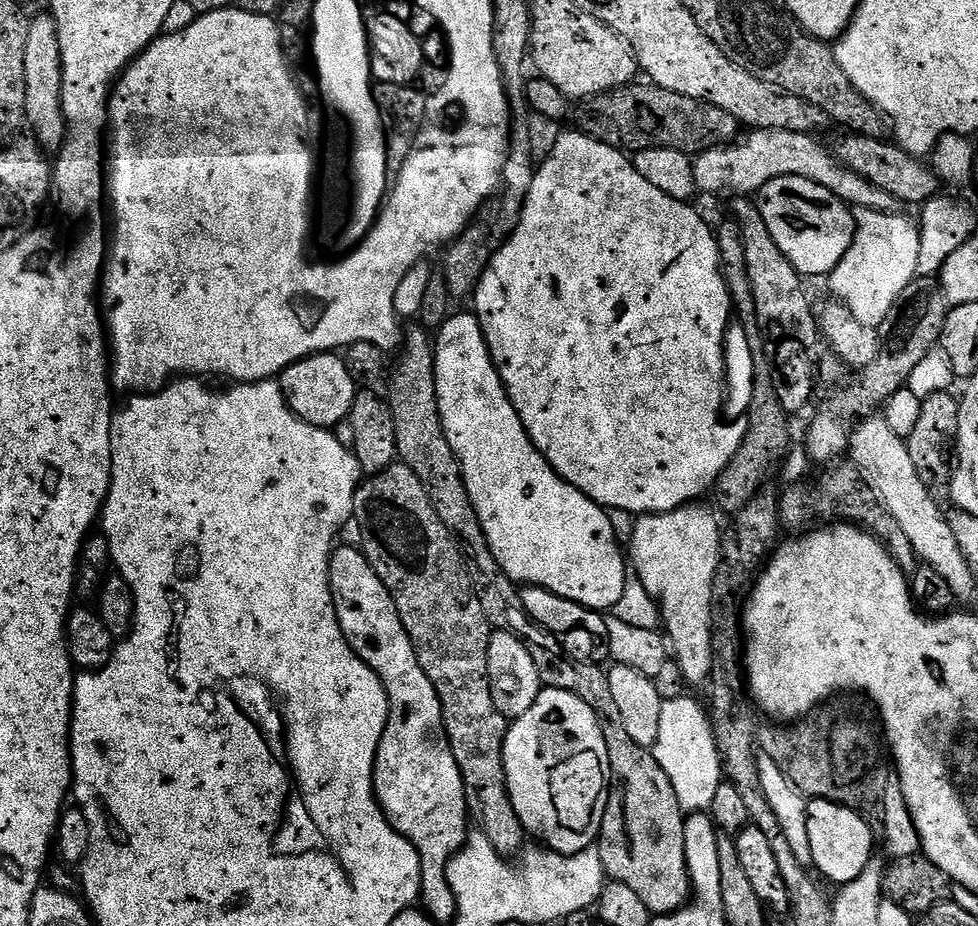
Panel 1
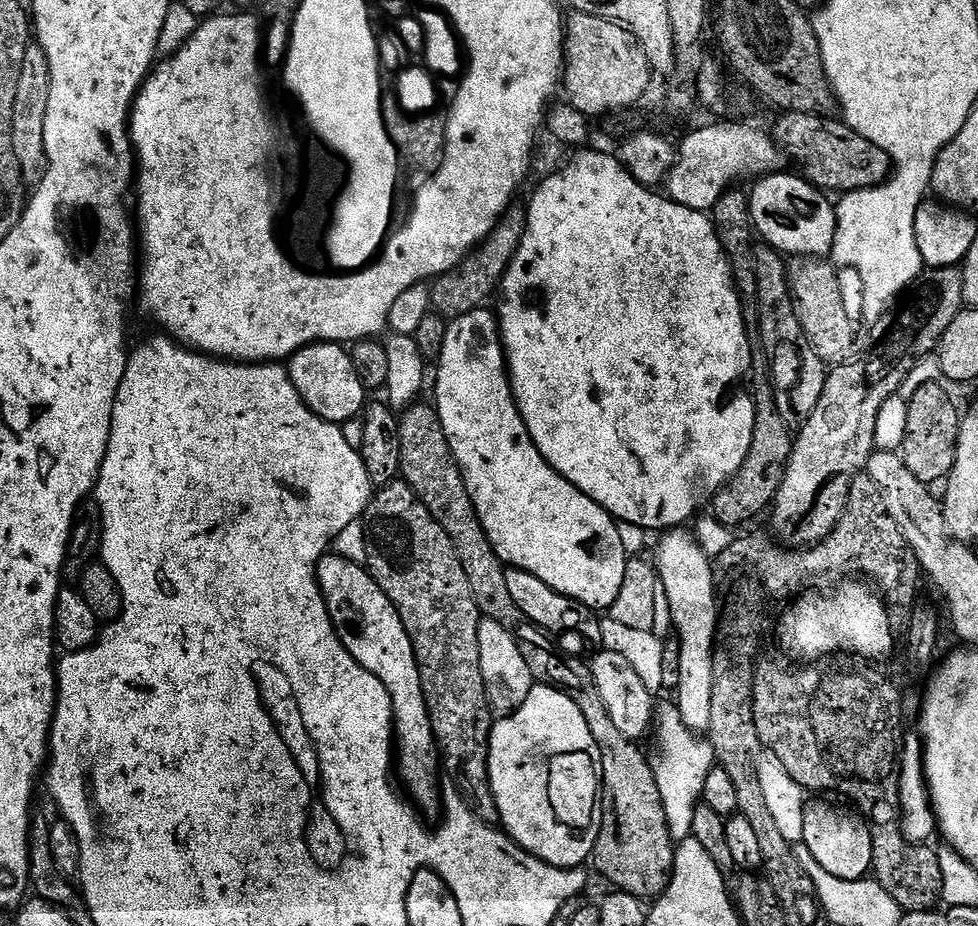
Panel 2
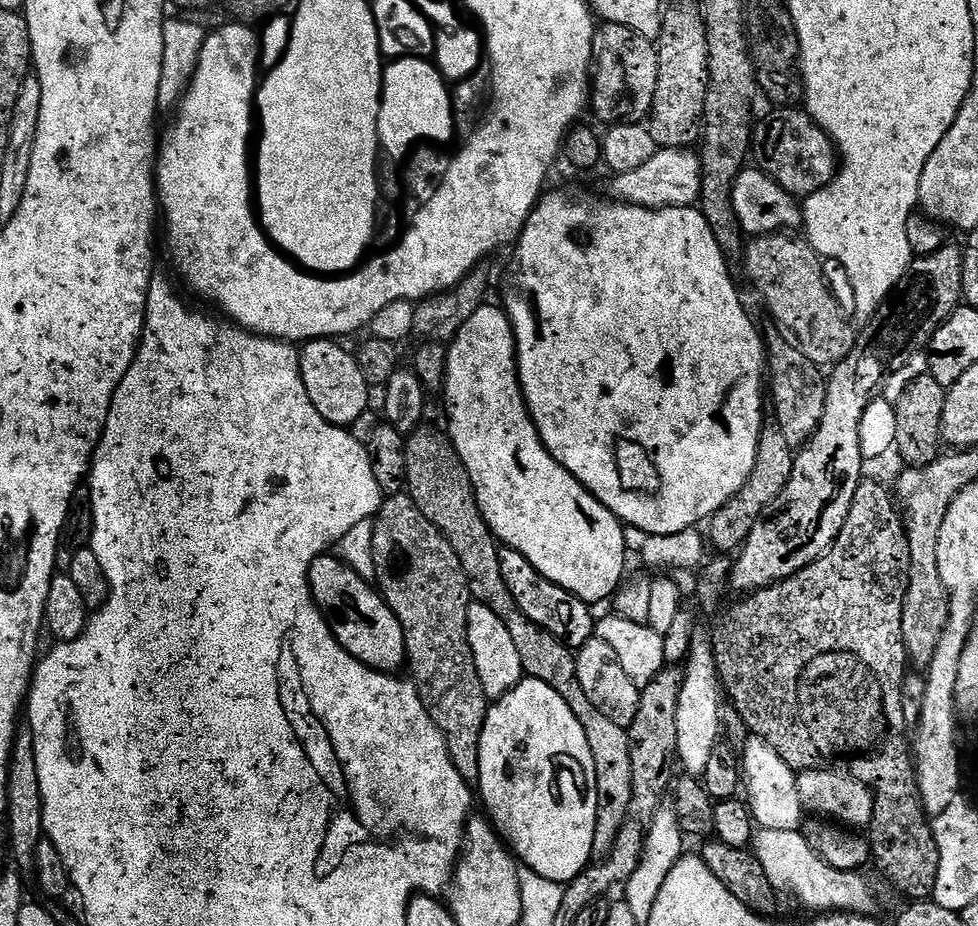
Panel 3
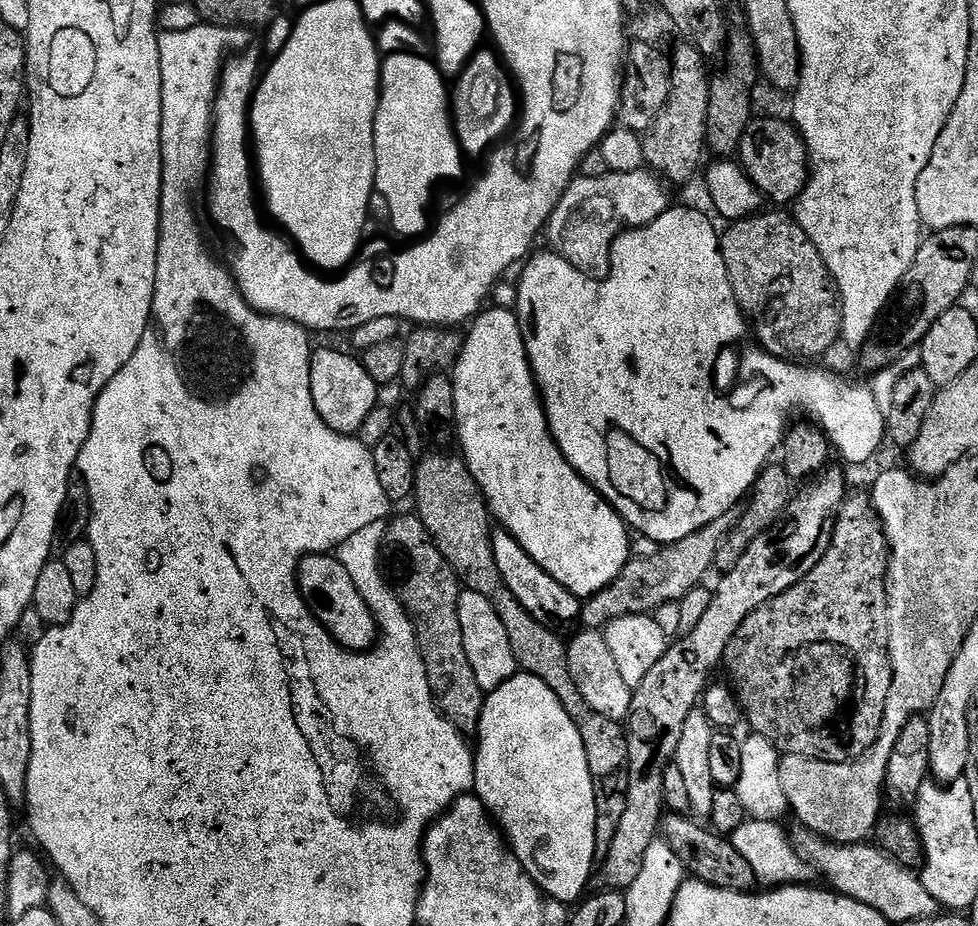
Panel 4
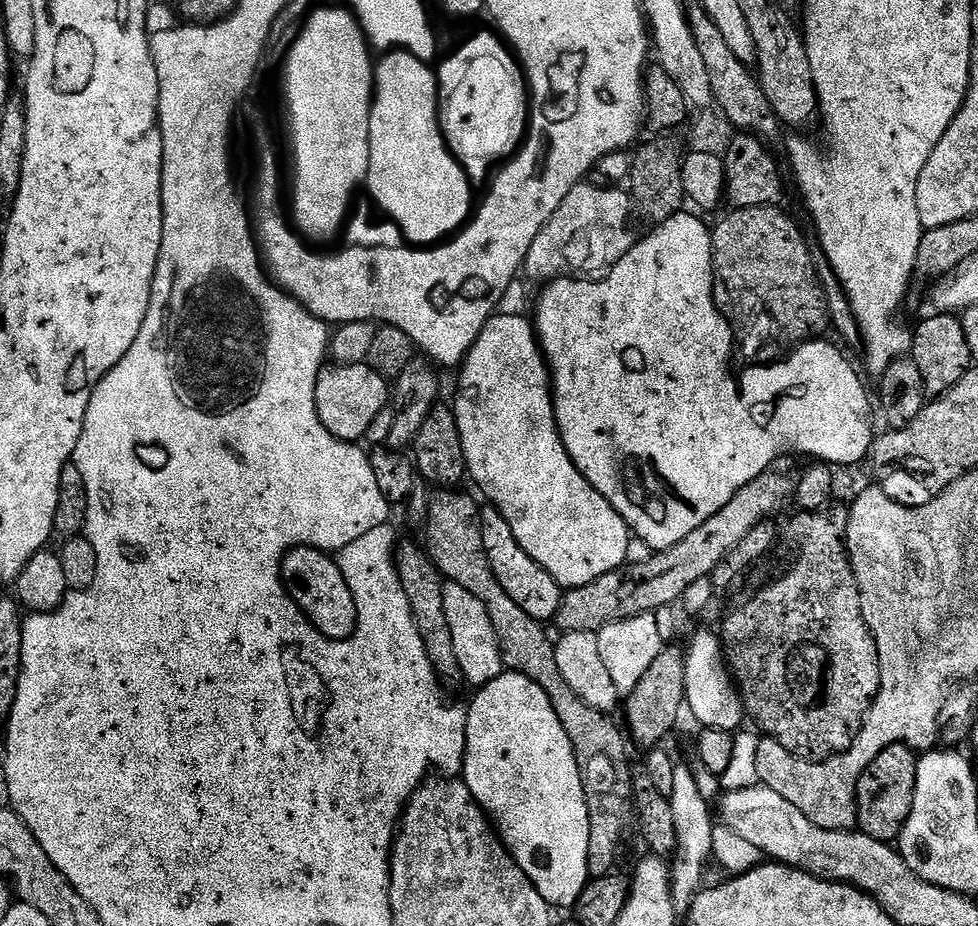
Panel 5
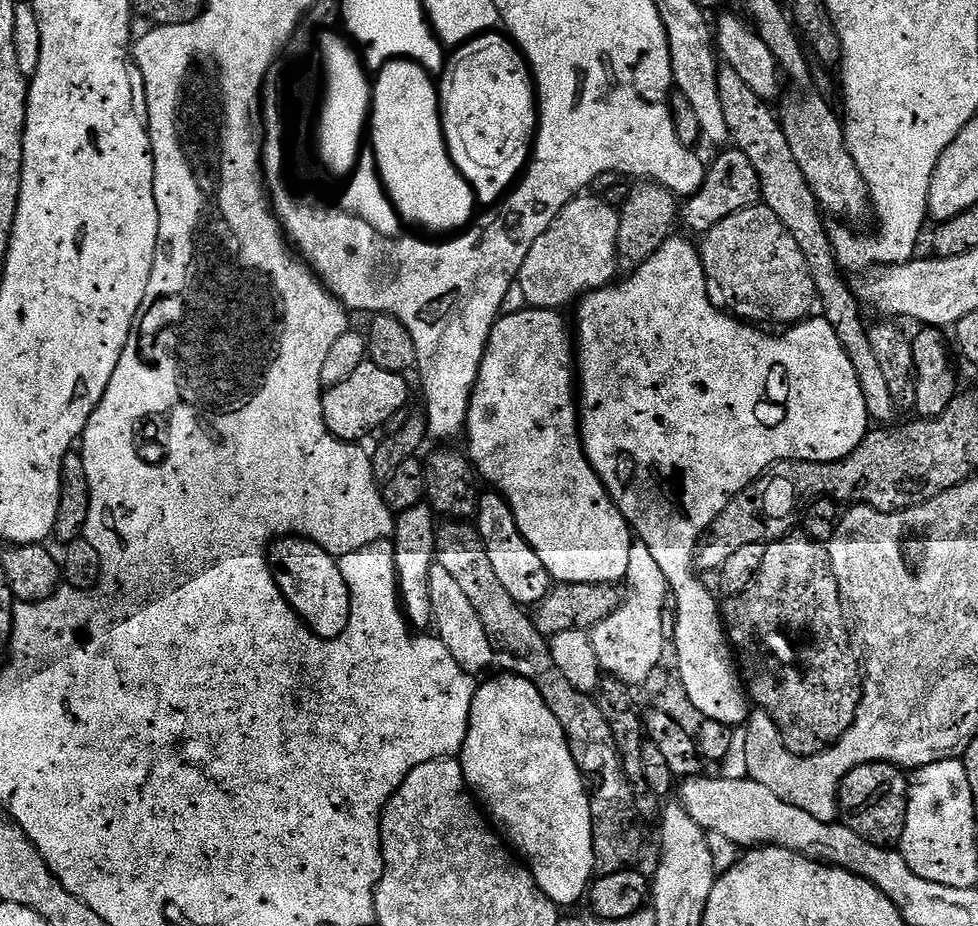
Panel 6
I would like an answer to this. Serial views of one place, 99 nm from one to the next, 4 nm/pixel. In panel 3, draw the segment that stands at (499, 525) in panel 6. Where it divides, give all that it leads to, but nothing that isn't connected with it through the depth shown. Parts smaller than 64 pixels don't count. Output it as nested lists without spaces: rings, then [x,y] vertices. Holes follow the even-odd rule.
[[[501,547],[498,566],[502,569],[502,582],[506,582],[518,610],[526,619],[573,650],[579,650],[584,643],[593,639],[596,630],[596,620],[594,615],[592,616],[593,609],[574,594],[562,590],[562,586],[538,574],[538,570],[534,570],[534,566],[530,566],[530,562],[526,562],[526,558],[518,554],[518,550]]]

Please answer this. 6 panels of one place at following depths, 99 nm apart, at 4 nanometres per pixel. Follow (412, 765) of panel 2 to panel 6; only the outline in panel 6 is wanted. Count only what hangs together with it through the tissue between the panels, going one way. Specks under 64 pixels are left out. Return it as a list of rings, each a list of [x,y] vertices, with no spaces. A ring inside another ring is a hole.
[[[298,536],[277,538],[268,549],[268,566],[284,601],[314,635],[324,640],[338,638],[350,622],[350,590],[337,561],[337,557],[322,550],[322,546]]]

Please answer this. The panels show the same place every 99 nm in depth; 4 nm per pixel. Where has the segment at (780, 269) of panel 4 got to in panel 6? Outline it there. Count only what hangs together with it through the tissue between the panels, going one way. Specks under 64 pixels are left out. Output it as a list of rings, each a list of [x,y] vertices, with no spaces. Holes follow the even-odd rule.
[[[763,202],[728,215],[722,222],[714,225],[710,231],[703,233],[701,240],[704,241],[699,241],[698,244],[700,250],[700,267],[704,269],[706,286],[708,287],[708,300],[714,307],[735,316],[738,320],[751,322],[756,326],[765,326],[764,324],[784,324],[780,326],[791,326],[793,324],[799,324],[801,320],[805,319],[811,313],[808,311],[814,308],[817,298],[814,278],[806,266],[806,258],[802,258],[802,250],[798,250],[798,242],[794,242],[794,234],[790,234],[790,230],[786,230],[786,226],[782,226],[782,222],[778,219],[778,214],[774,214],[774,210],[767,208]]]

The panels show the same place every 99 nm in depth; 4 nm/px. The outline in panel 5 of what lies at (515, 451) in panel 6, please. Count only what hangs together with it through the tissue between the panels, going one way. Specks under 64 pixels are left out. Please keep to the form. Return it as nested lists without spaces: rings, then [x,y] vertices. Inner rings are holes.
[[[493,315],[492,319],[484,323],[484,329],[480,331],[474,346],[464,357],[464,363],[459,372],[460,393],[456,396],[454,411],[458,430],[462,434],[462,450],[468,463],[467,475],[480,487],[481,493],[479,492],[479,495],[481,497],[484,495],[488,499],[485,501],[491,507],[497,508],[506,518],[506,522],[510,522],[510,530],[514,530],[514,538],[518,538],[518,546],[522,546],[522,550],[526,550],[526,554],[530,554],[530,558],[534,558],[534,562],[538,562],[538,566],[545,568],[565,590],[586,586],[586,582],[594,582],[594,578],[602,578],[602,574],[610,574],[610,570],[623,568],[628,560],[630,529],[627,522],[618,514],[618,510],[614,510],[614,506],[610,506],[610,502],[606,502],[606,498],[602,498],[602,494],[598,494],[598,490],[594,490],[594,486],[590,486],[590,482],[578,470],[578,466],[574,466],[574,462],[566,450],[564,439],[560,437],[560,428],[556,425],[554,384],[550,379],[548,362],[540,347],[533,321],[524,316]]]

